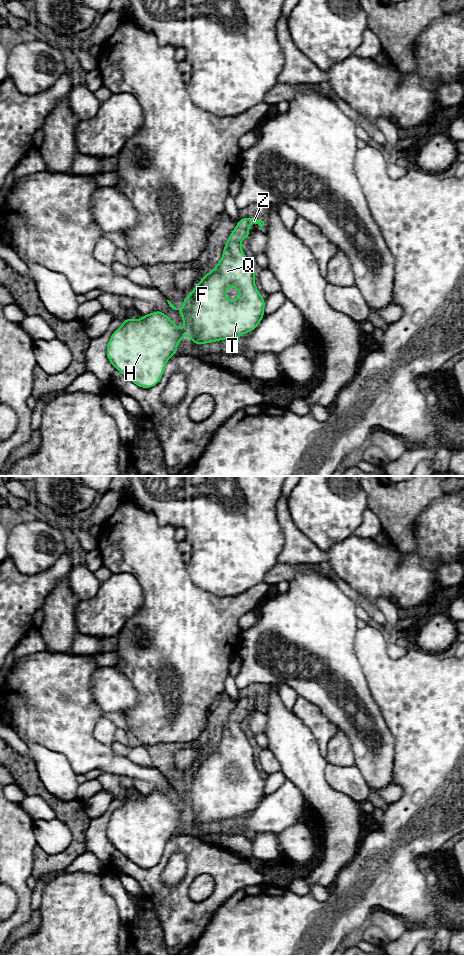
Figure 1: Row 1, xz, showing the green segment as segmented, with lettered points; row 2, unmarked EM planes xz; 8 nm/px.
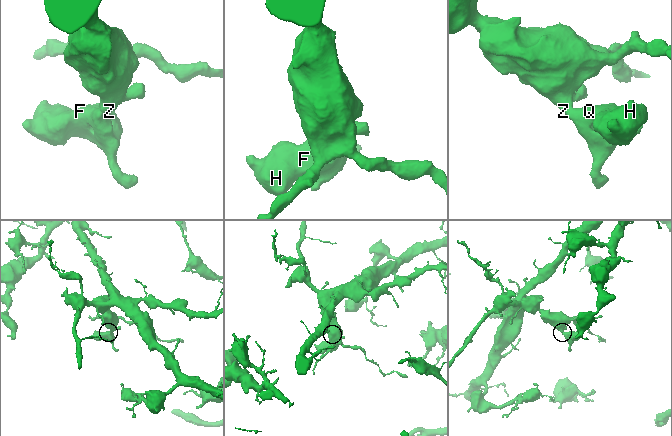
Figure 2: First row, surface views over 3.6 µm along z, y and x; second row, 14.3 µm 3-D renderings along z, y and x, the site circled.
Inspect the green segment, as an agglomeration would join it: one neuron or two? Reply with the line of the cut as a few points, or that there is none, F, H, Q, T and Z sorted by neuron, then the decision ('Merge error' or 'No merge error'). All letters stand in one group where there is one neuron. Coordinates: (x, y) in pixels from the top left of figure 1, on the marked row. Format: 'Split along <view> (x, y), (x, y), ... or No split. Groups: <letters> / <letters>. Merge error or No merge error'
No split. Groups: F H Q T Z. No merge error

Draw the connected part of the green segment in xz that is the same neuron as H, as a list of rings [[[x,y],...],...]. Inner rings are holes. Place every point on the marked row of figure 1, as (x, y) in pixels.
[[[253,217],[243,218],[237,220],[237,224],[238,225],[232,231],[225,243],[221,260],[212,271],[202,278],[189,296],[183,297],[183,307],[177,309],[169,300],[167,300],[169,306],[173,310],[180,311],[184,322],[183,330],[180,330],[166,314],[157,310],[149,315],[141,314],[141,320],[133,318],[125,319],[122,326],[113,332],[107,345],[107,358],[121,374],[137,386],[141,388],[152,388],[160,382],[166,363],[170,357],[177,354],[177,346],[180,340],[185,338],[184,332],[186,330],[188,331],[188,338],[196,345],[201,345],[243,336],[247,332],[254,331],[264,317],[265,299],[261,297],[260,292],[255,285],[254,277],[256,272],[241,249],[241,241],[251,235],[247,228],[251,224],[258,224],[263,228],[264,221],[259,221]],[[229,287],[235,287],[238,289],[240,297],[237,300],[231,301],[226,297],[225,292]]]

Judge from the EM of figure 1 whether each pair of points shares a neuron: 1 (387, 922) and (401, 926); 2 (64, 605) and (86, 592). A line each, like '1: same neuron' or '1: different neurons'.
1: same neuron
2: different neurons

